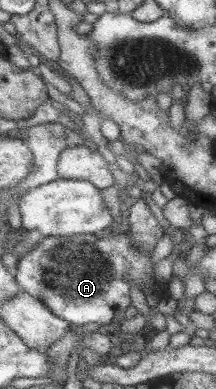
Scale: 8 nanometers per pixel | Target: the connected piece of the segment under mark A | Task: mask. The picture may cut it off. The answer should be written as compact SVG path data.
M142 197L134 199L129 206L130 237L142 247L139 252L122 232L120 235L109 233L106 238L98 239L94 234L41 237L37 246L19 259L18 284L43 301L52 313L79 326L86 323L108 325L124 320L126 309L132 305L130 281L139 289L148 284L159 299L170 298L167 283L154 279L154 264L148 259L154 243L162 237L162 229L146 209Z

